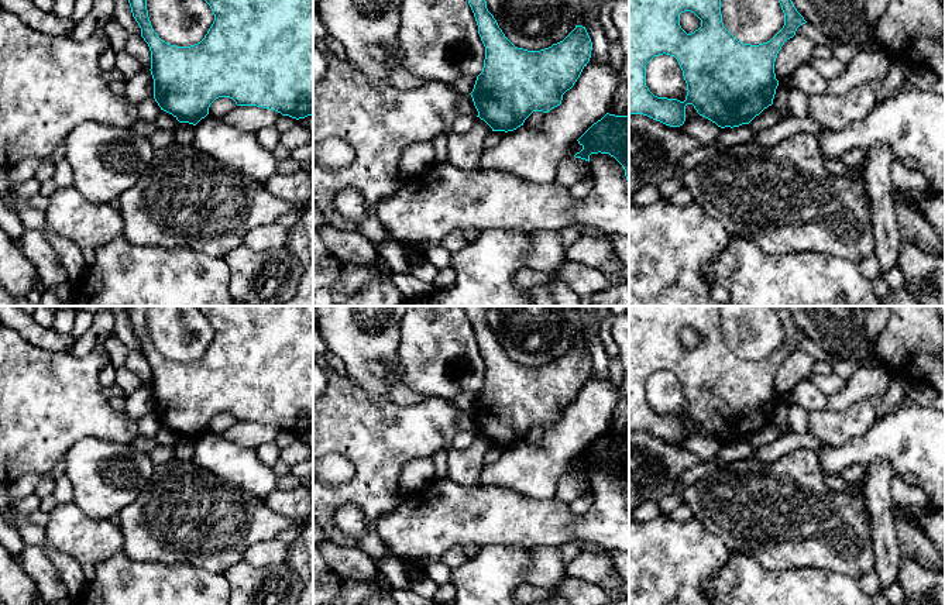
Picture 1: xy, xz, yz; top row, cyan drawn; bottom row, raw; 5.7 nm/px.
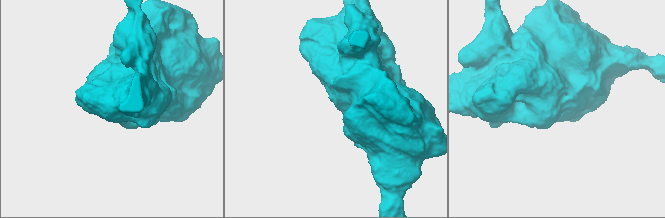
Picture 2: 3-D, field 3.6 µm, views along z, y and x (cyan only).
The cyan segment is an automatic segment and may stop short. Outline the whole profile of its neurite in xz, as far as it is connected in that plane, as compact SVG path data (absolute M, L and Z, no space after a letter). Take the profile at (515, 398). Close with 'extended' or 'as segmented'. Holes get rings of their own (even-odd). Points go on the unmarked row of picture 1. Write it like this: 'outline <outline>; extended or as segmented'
outline M463 306L474 329L478 350L485 362L482 388L477 392L470 409L481 436L492 447L513 447L523 441L533 427L549 429L561 420L563 410L570 406L591 374L592 358L583 341L560 358L540 367L515 362L502 348L496 336L487 324L485 306Z; as segmented

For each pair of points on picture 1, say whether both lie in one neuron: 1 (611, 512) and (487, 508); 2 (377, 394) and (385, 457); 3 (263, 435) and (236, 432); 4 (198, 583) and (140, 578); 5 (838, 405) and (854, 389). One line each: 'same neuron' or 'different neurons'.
1: same neuron
2: different neurons
3: same neuron
4: same neuron
5: same neuron

